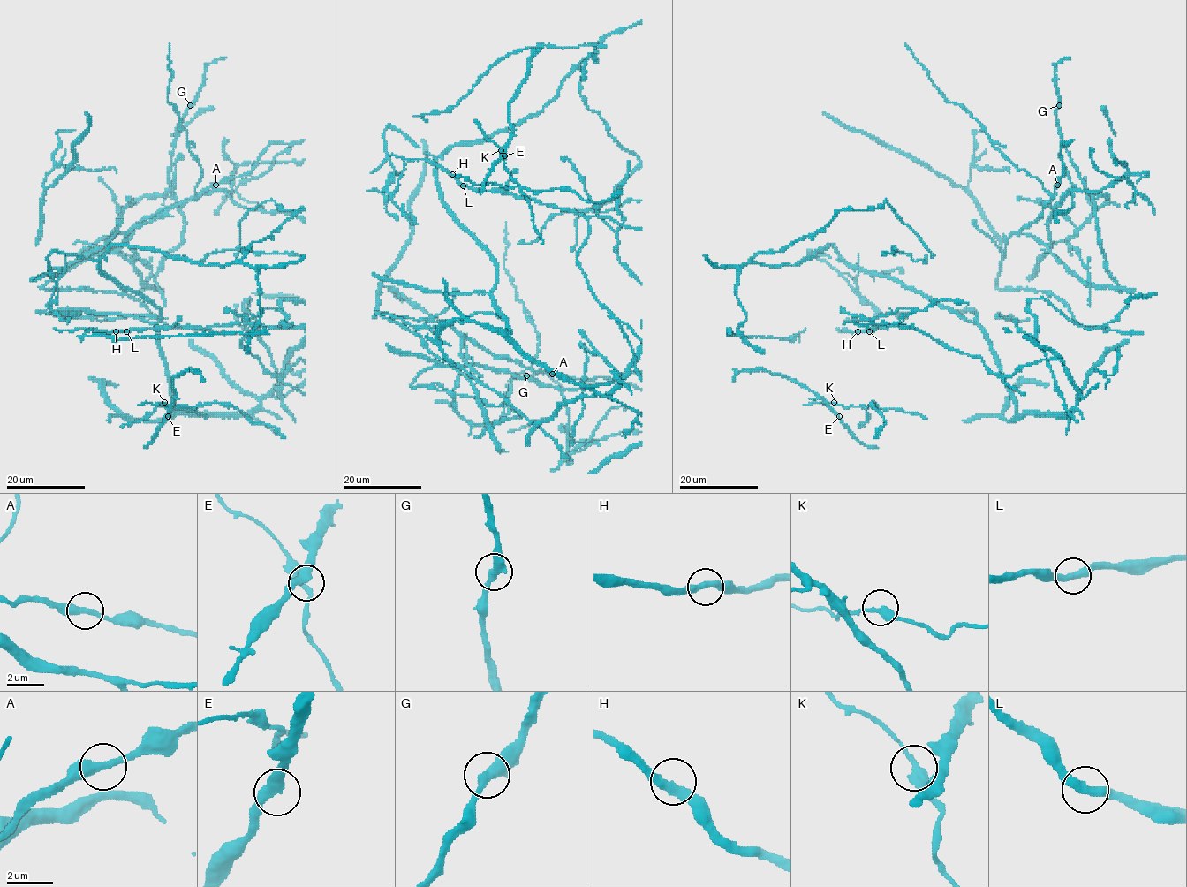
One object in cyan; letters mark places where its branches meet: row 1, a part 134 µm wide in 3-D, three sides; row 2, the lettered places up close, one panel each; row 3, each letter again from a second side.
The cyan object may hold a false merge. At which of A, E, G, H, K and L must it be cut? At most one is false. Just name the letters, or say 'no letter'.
no letter

